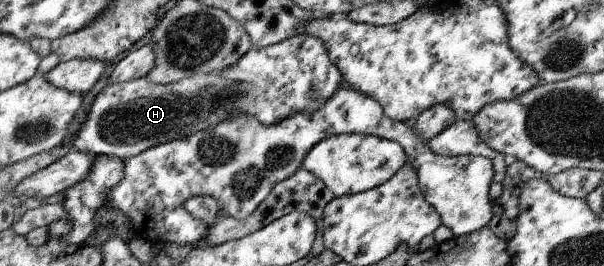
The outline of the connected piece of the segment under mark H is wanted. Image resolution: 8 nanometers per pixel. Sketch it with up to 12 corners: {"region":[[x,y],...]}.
{"region":[[325,42],[220,75],[108,84],[71,143],[121,160],[242,113],[265,125],[344,85]]}

